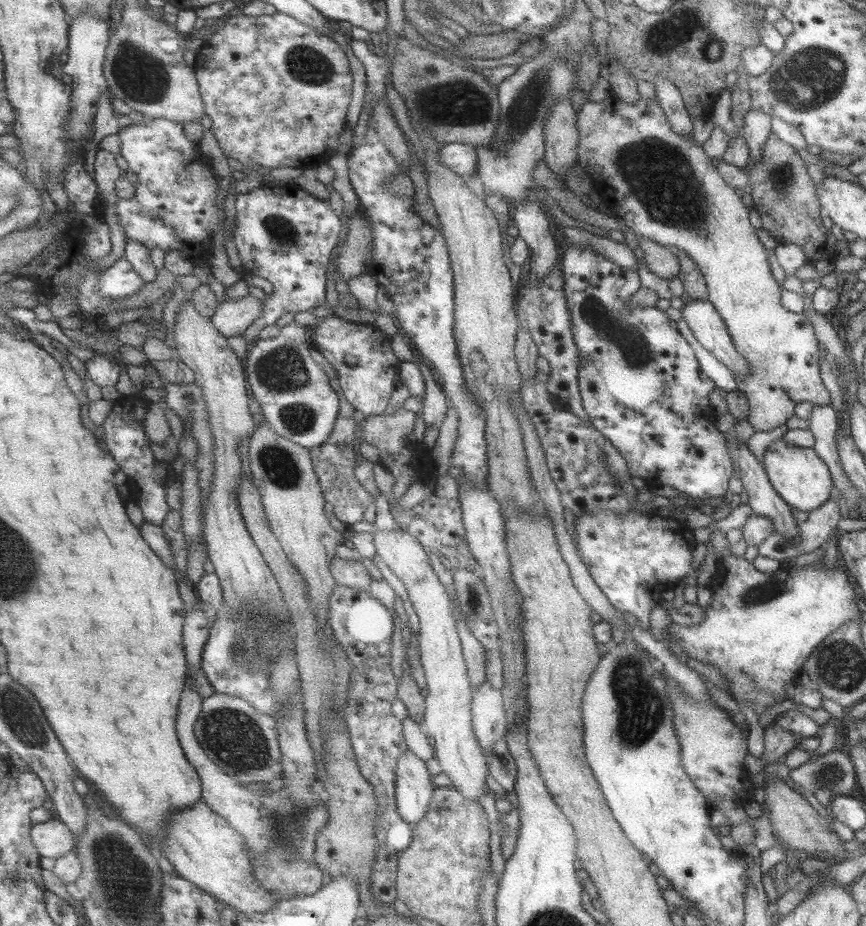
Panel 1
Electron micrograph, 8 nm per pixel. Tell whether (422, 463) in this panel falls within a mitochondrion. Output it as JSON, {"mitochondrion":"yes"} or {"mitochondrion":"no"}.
{"mitochondrion":"no"}

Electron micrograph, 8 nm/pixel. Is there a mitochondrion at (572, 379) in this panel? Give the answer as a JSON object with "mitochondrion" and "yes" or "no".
{"mitochondrion":"no"}

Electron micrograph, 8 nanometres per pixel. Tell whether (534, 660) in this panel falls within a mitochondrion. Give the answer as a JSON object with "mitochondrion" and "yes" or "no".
{"mitochondrion":"no"}

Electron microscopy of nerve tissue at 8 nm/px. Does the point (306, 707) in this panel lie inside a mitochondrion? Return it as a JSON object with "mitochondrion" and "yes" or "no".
{"mitochondrion":"no"}

